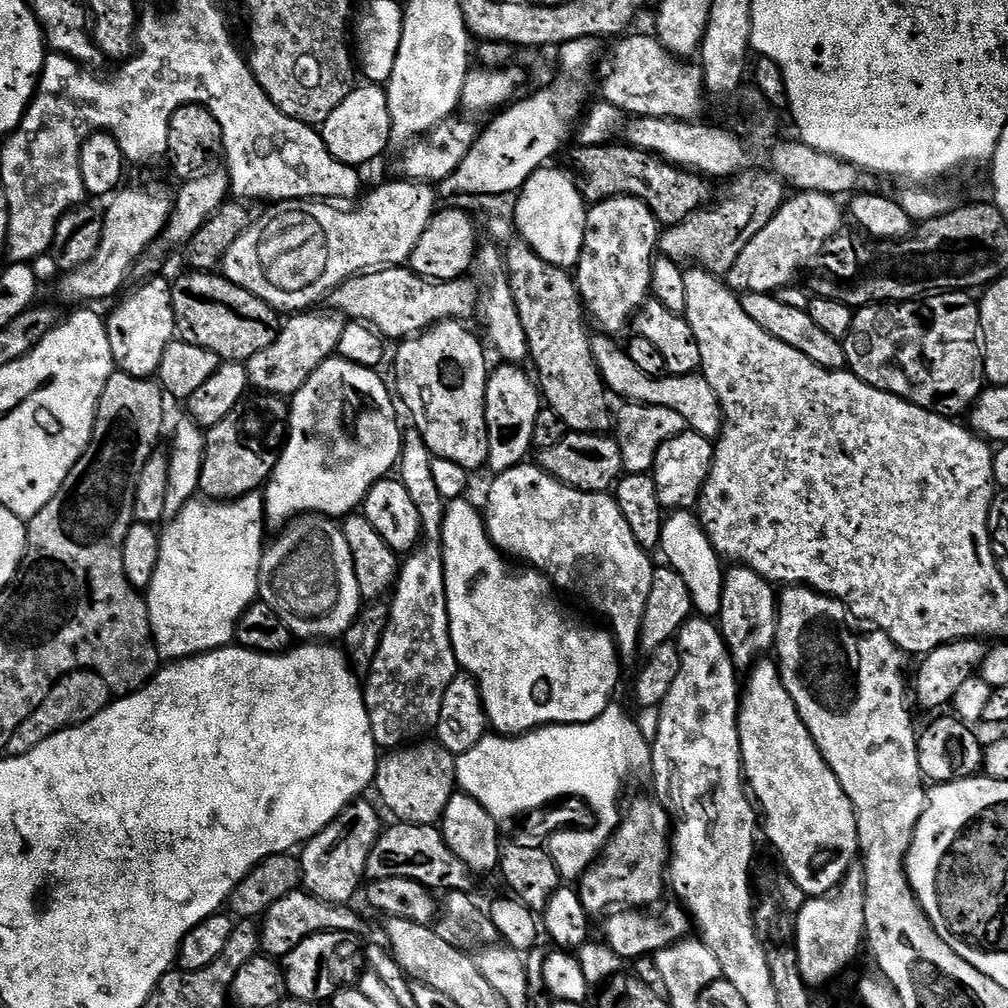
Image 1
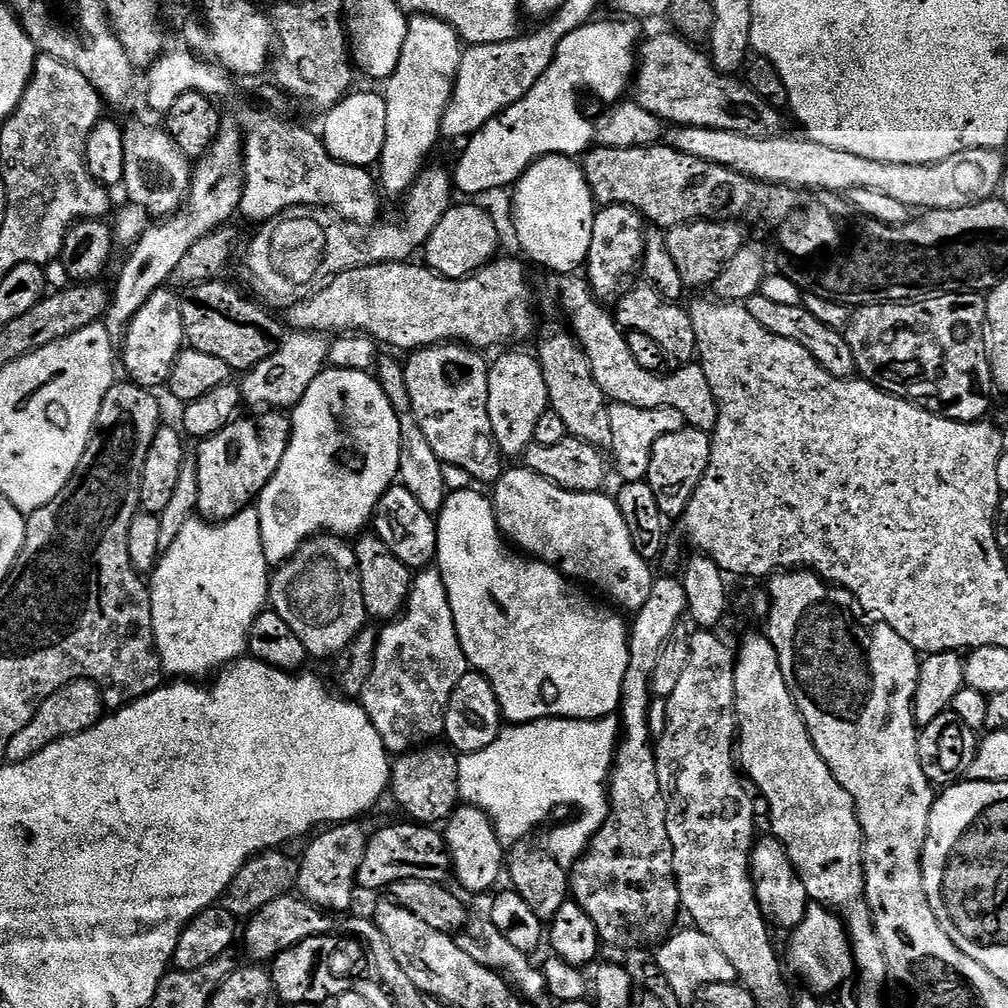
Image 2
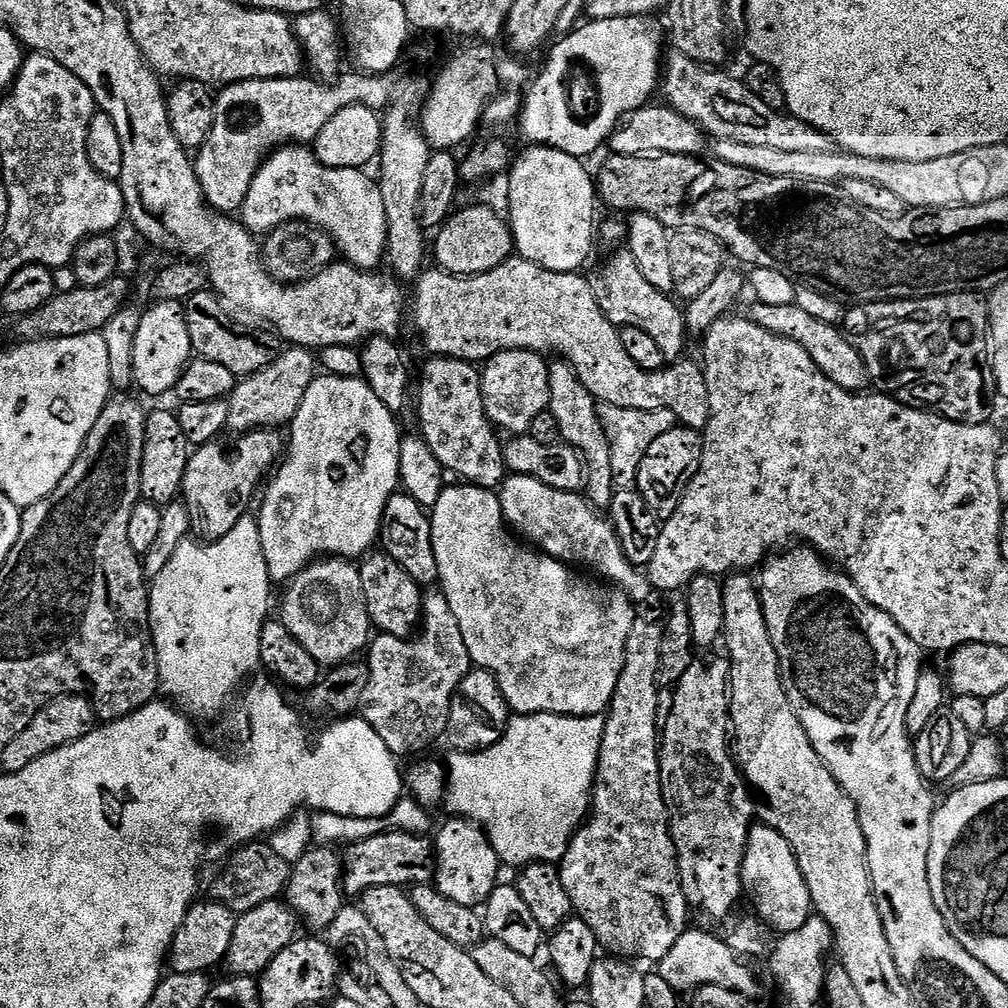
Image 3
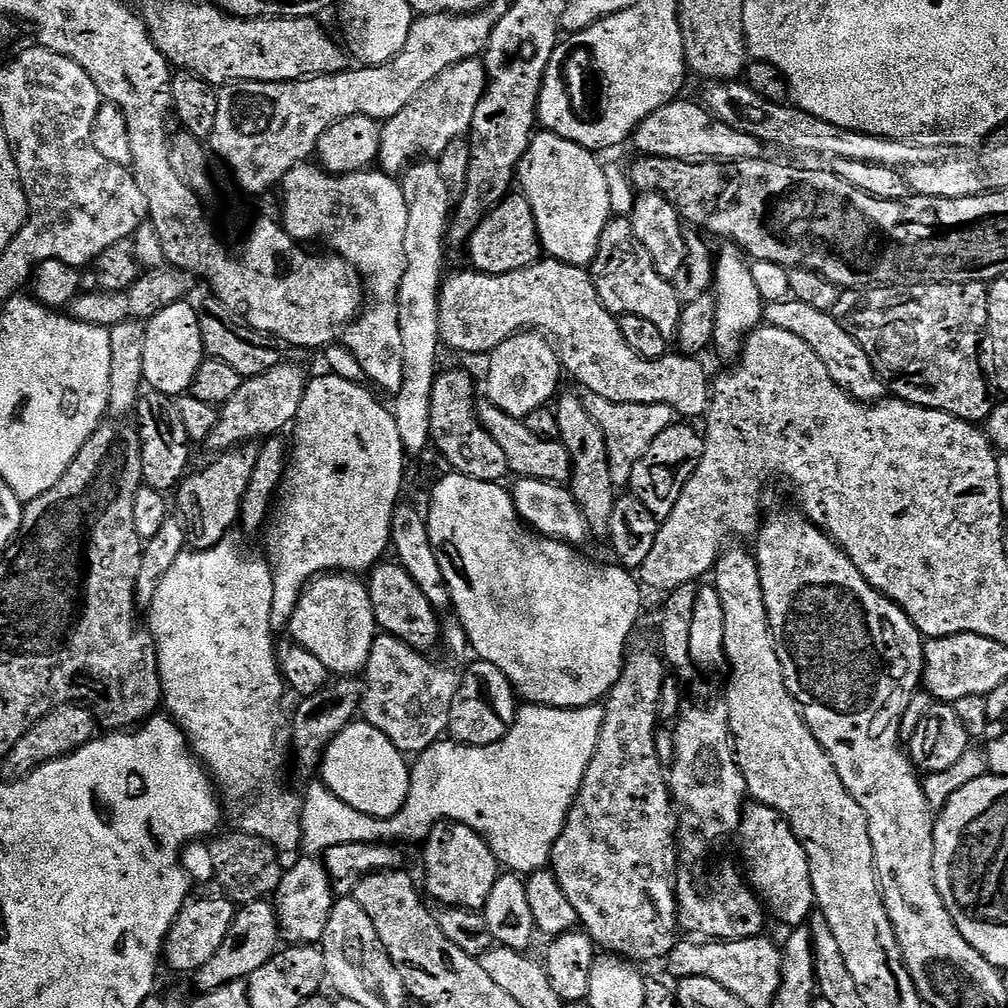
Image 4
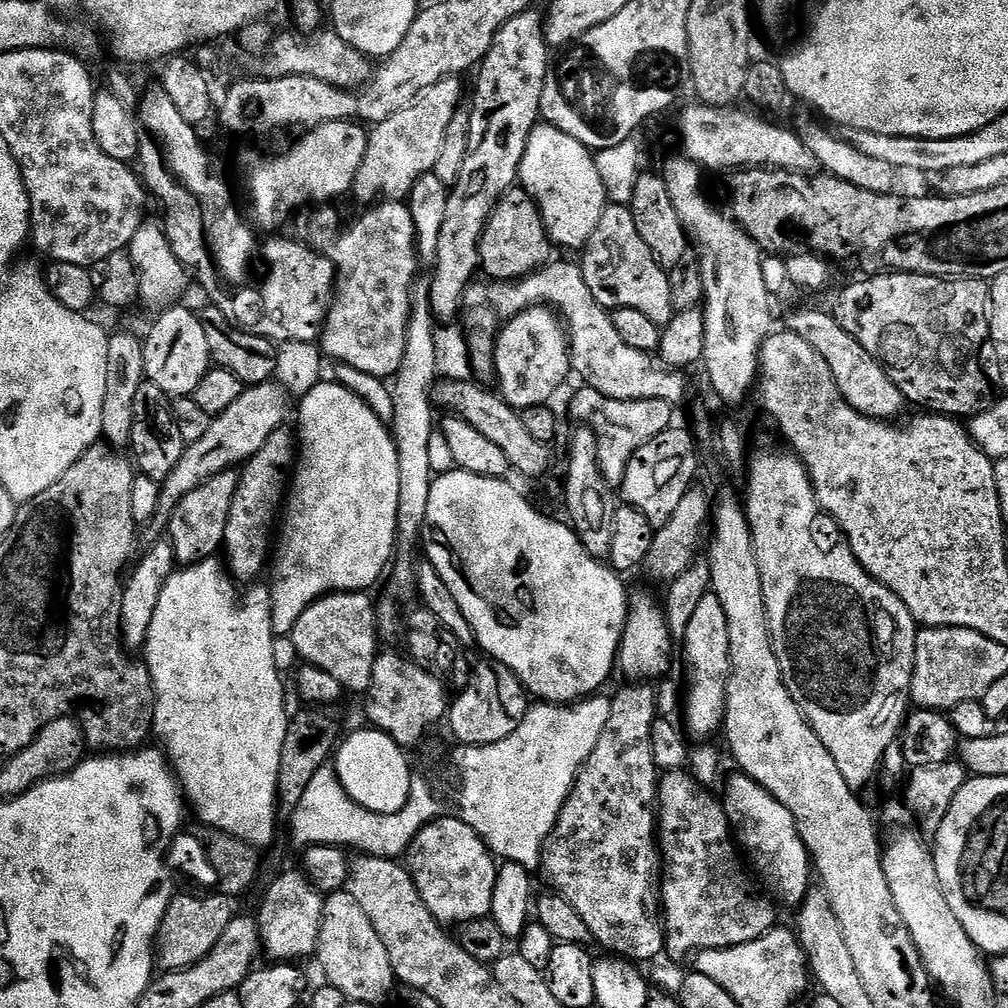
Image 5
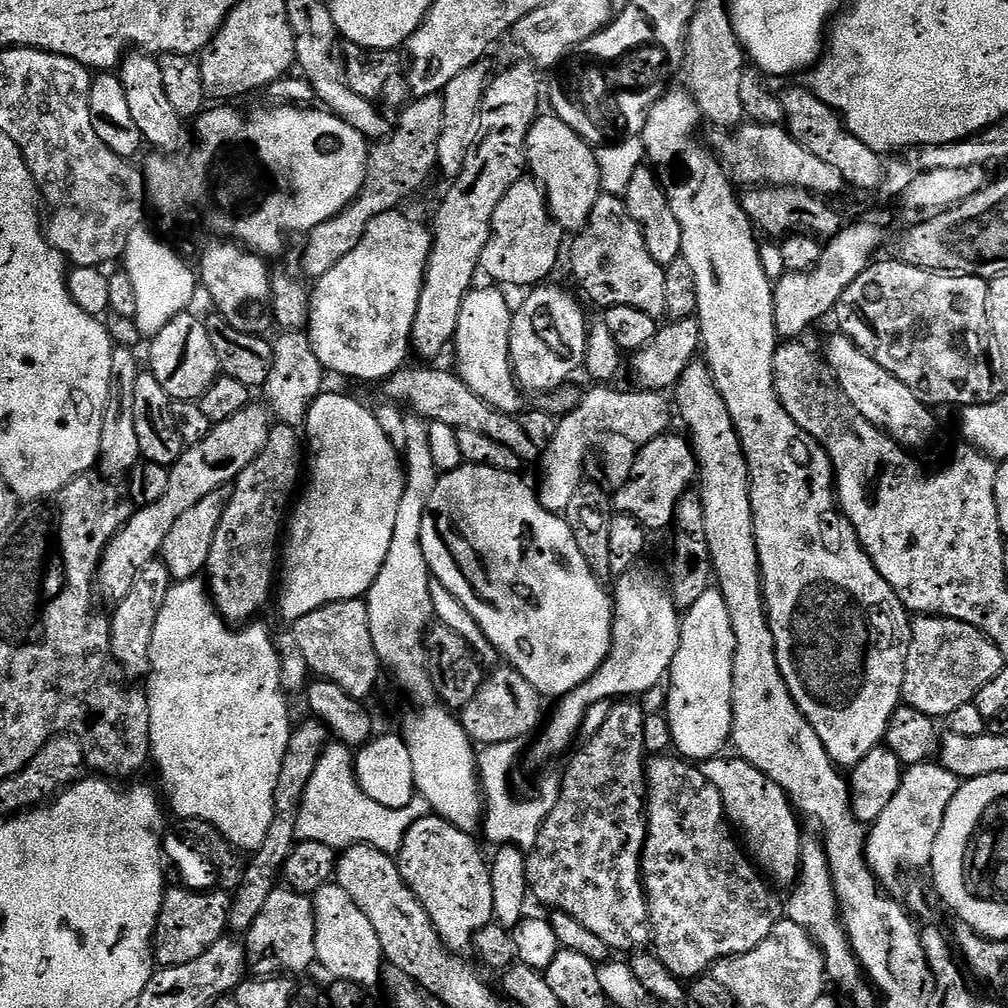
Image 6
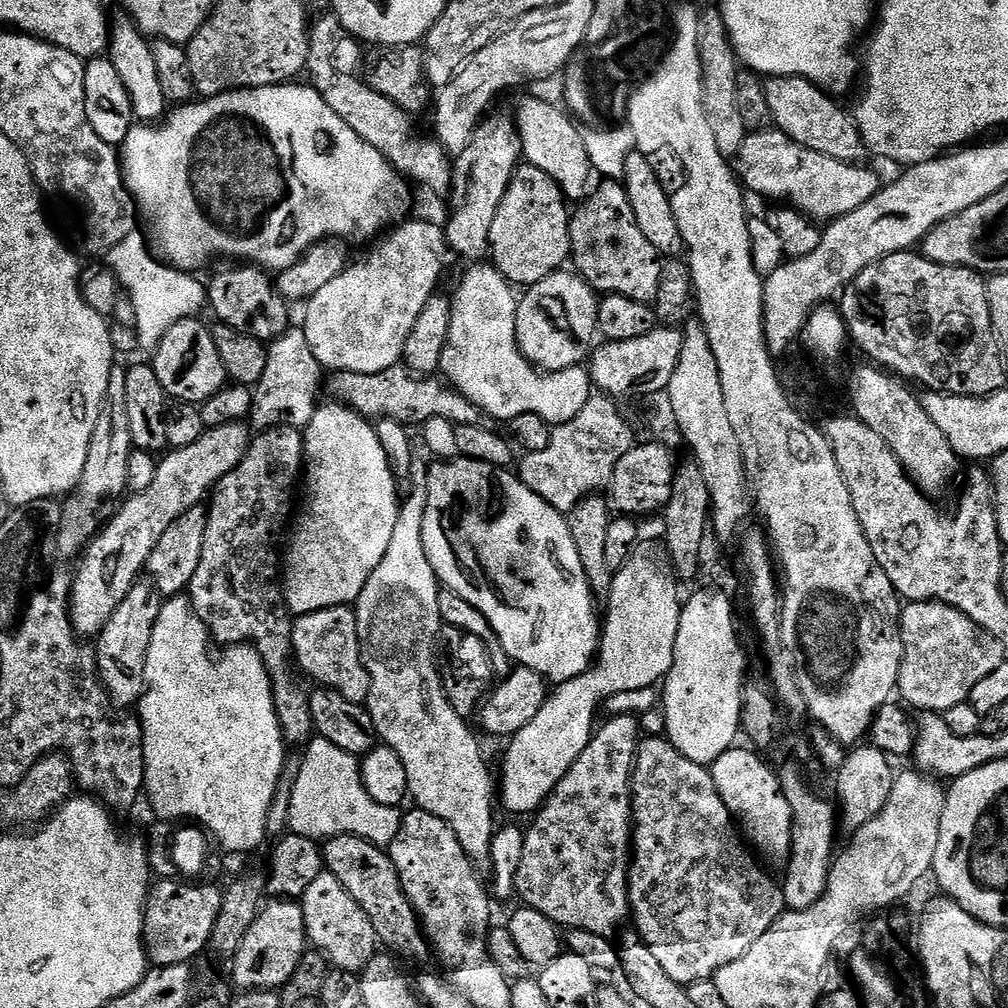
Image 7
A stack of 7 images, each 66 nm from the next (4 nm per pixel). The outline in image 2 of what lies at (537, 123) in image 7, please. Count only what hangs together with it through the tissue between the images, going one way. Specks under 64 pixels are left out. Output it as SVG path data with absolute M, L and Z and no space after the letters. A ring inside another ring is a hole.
M541 156L535 163L530 165L517 180L513 192L512 220L516 223L516 240L520 248L525 252L523 255L529 261L541 264L552 274L572 274L576 268L585 263L590 250L590 234L594 226L594 218L598 211L592 191L589 190L583 167L571 157L567 156Z

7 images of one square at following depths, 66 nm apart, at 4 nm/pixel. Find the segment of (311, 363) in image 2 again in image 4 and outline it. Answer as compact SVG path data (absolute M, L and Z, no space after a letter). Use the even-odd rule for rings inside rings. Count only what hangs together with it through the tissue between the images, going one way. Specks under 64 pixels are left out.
M287 362L276 364L266 370L266 374L247 377L244 384L238 386L234 398L230 398L230 402L226 402L219 409L218 426L214 426L210 438L206 441L207 447L216 448L215 450L239 448L249 442L280 434L287 424L289 427L295 421L302 406L305 387L306 376Z

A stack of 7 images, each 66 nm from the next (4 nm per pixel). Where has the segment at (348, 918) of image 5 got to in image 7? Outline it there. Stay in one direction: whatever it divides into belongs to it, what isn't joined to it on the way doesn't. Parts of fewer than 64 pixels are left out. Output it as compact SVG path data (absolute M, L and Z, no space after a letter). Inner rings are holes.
M325 870L300 897L307 941L339 971L361 973L378 952L378 941L369 916L354 902L346 888L331 872ZM313 943L313 944L312 944Z

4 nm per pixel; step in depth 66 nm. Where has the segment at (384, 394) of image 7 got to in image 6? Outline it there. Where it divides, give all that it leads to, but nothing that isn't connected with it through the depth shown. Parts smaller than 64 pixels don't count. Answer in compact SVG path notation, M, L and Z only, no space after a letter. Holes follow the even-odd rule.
M405 366L392 373L382 384L388 395L385 397L410 410L411 415L418 416L425 422L445 423L457 430L470 430L470 434L494 438L494 442L506 446L506 450L512 450L522 462L537 459L538 449L534 442L530 442L530 438L526 438L519 419L513 413L498 410L478 398L478 394L474 394L474 390L470 390L470 386L455 371L447 372L444 368L436 368L440 366L420 367L424 368Z

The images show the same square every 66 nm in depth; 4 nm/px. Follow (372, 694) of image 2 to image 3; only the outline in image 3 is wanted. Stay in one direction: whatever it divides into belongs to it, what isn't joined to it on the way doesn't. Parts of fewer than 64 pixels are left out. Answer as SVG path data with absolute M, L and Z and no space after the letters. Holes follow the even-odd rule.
M442 592L430 595L427 593L423 599L421 626L411 640L400 641L394 635L379 633L373 637L366 650L368 680L358 712L361 719L364 719L386 742L387 749L398 758L404 758L411 752L424 749L434 739L438 737L441 739L447 733L453 694L456 693L462 678L473 667L465 639L458 628L458 618L455 618L449 608L449 600Z

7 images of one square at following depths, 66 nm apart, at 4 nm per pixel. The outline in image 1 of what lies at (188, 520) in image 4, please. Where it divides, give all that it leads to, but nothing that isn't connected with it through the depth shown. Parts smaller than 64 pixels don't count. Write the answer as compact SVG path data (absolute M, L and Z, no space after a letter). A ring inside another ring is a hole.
M256 394L230 410L230 414L226 414L218 426L207 429L208 442L202 462L200 492L209 500L221 502L259 493L272 479L272 472L284 450L289 415L287 399Z

